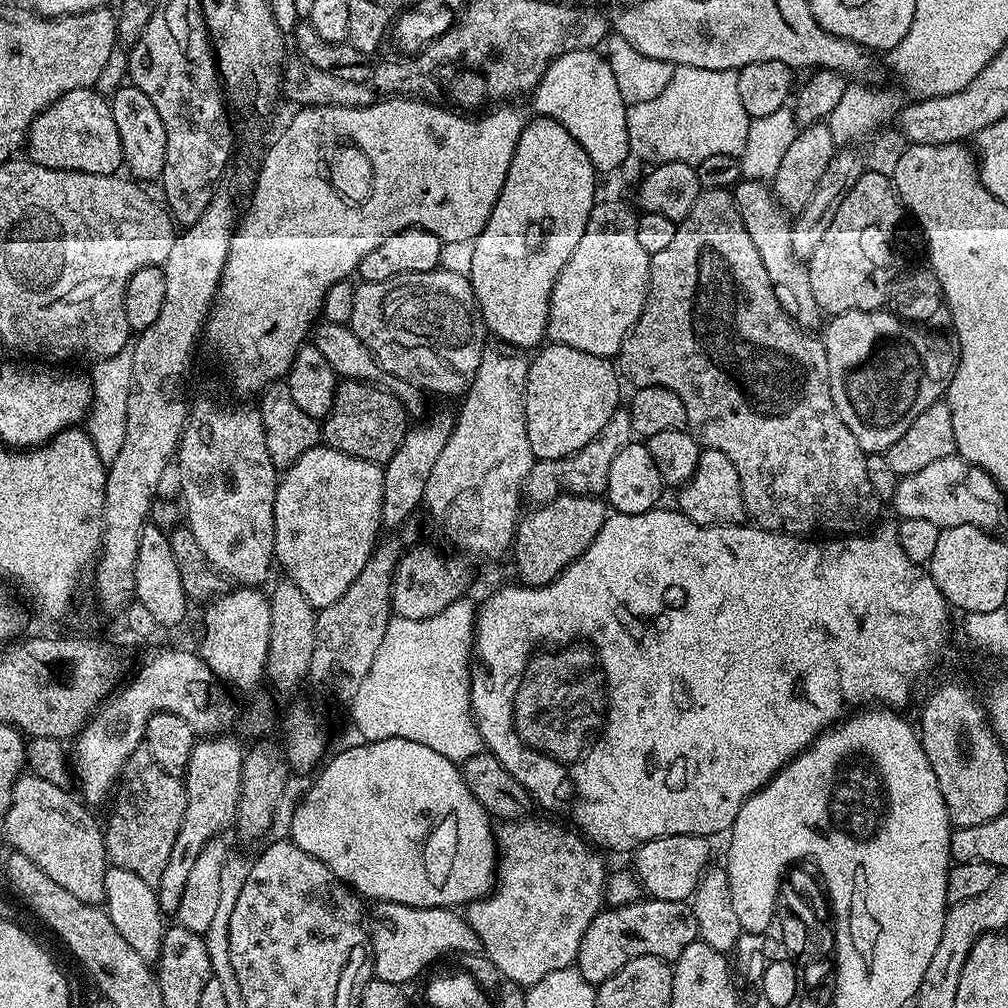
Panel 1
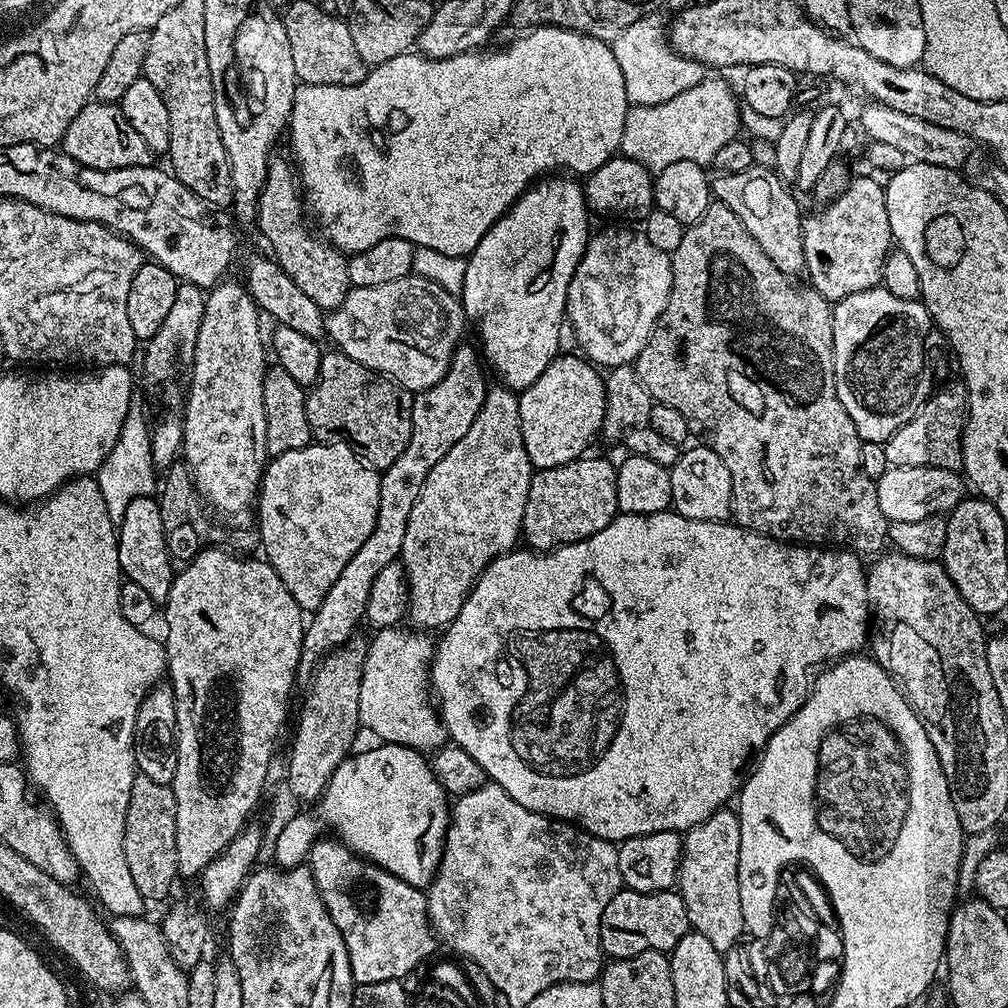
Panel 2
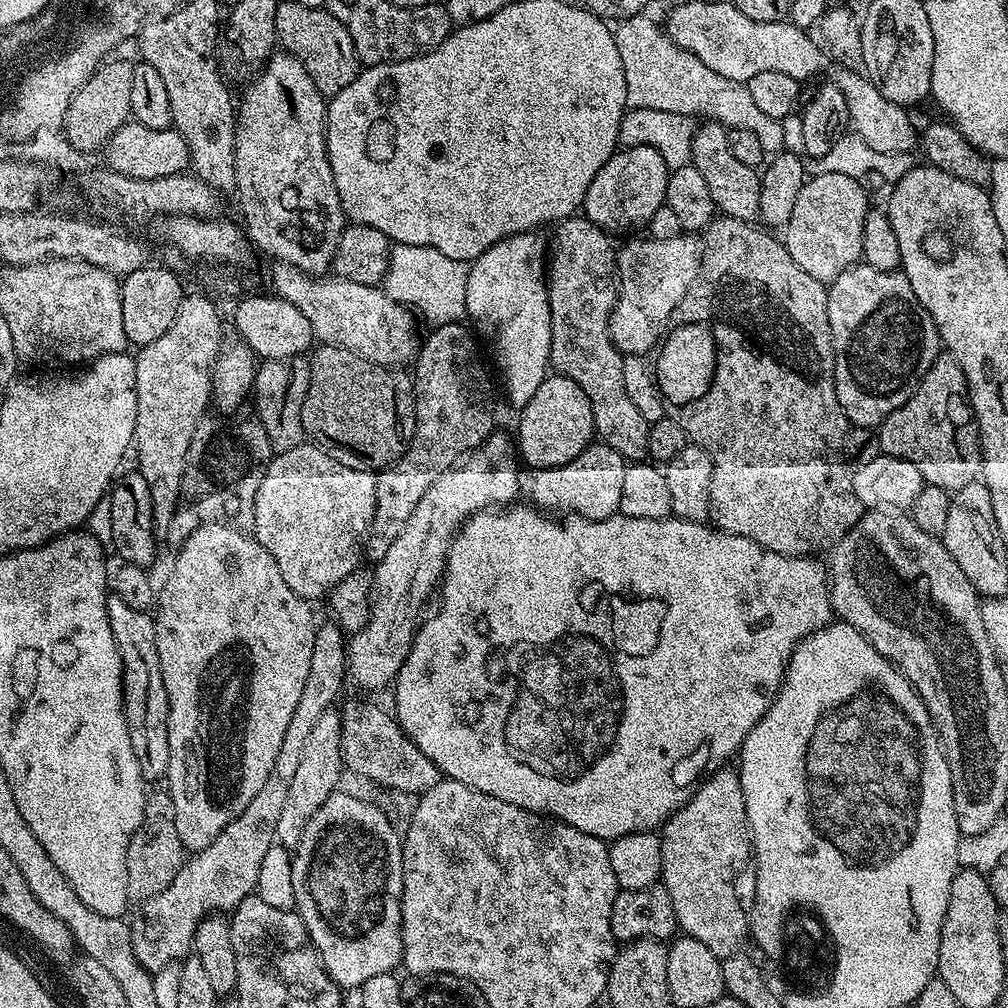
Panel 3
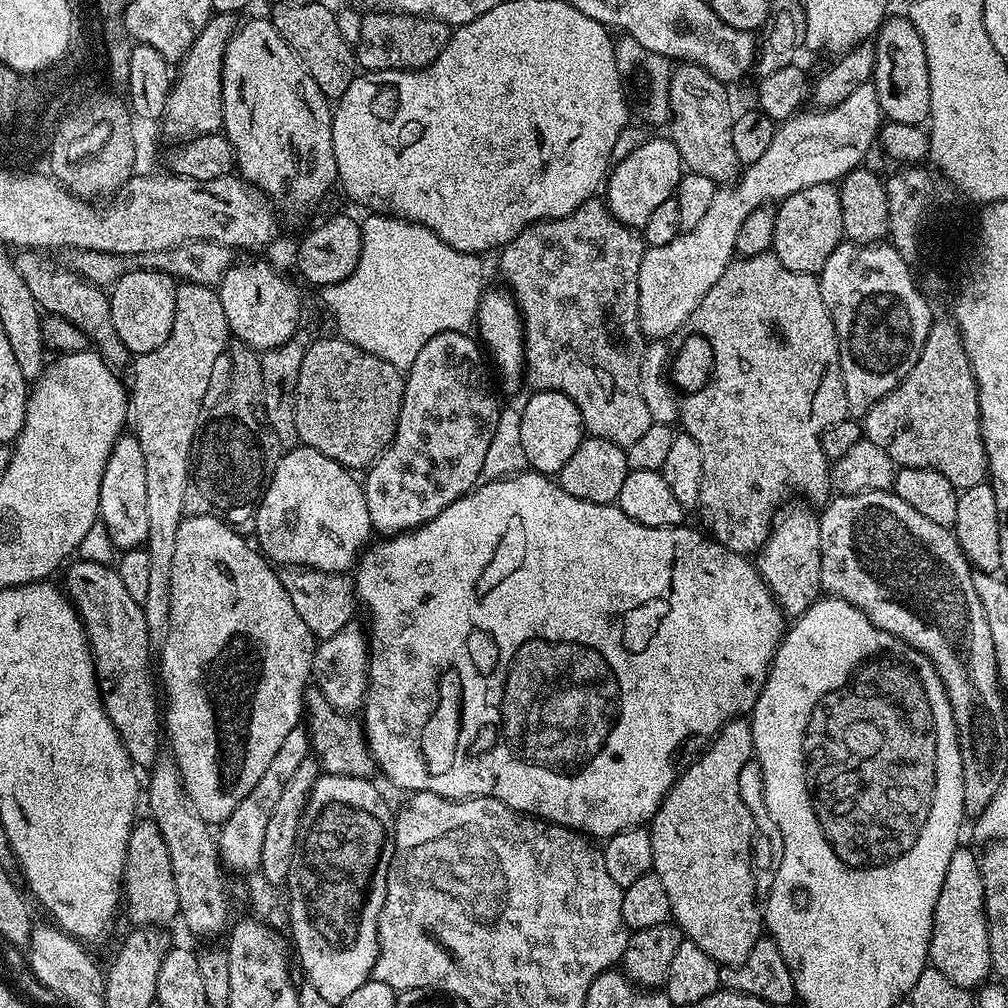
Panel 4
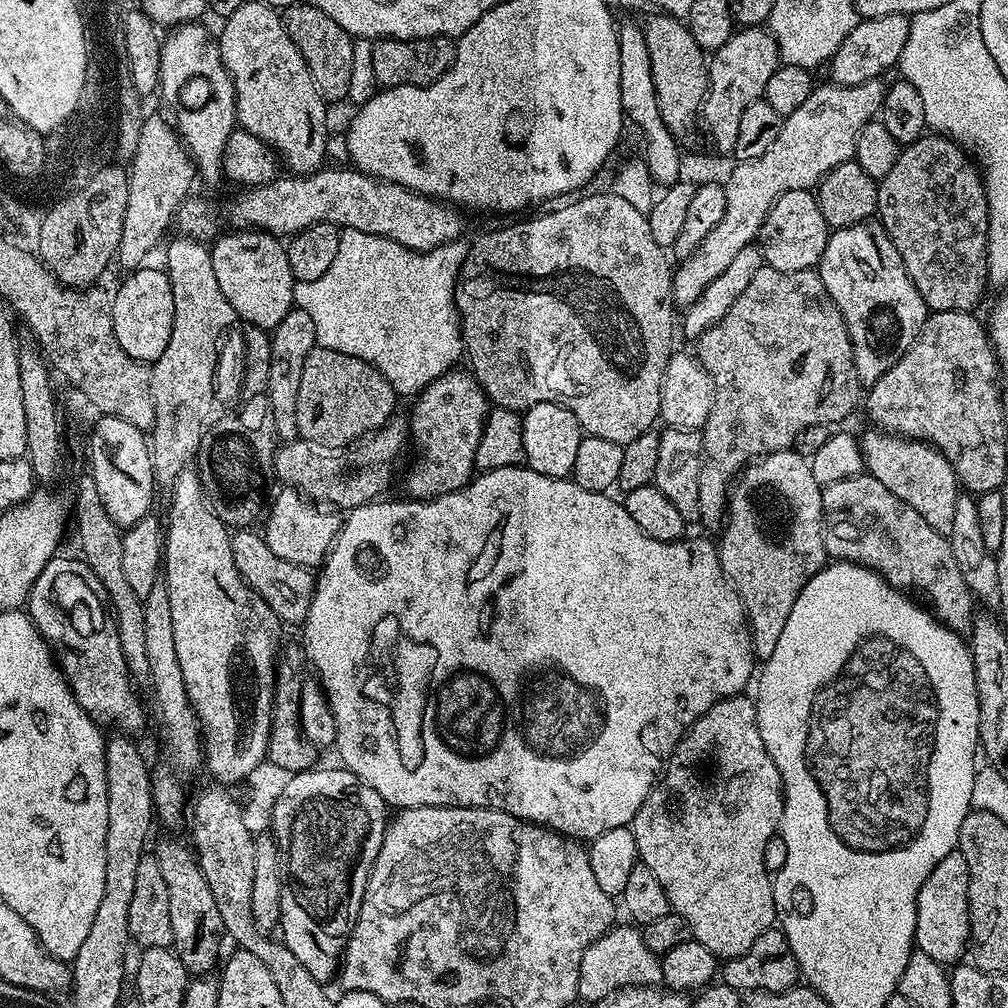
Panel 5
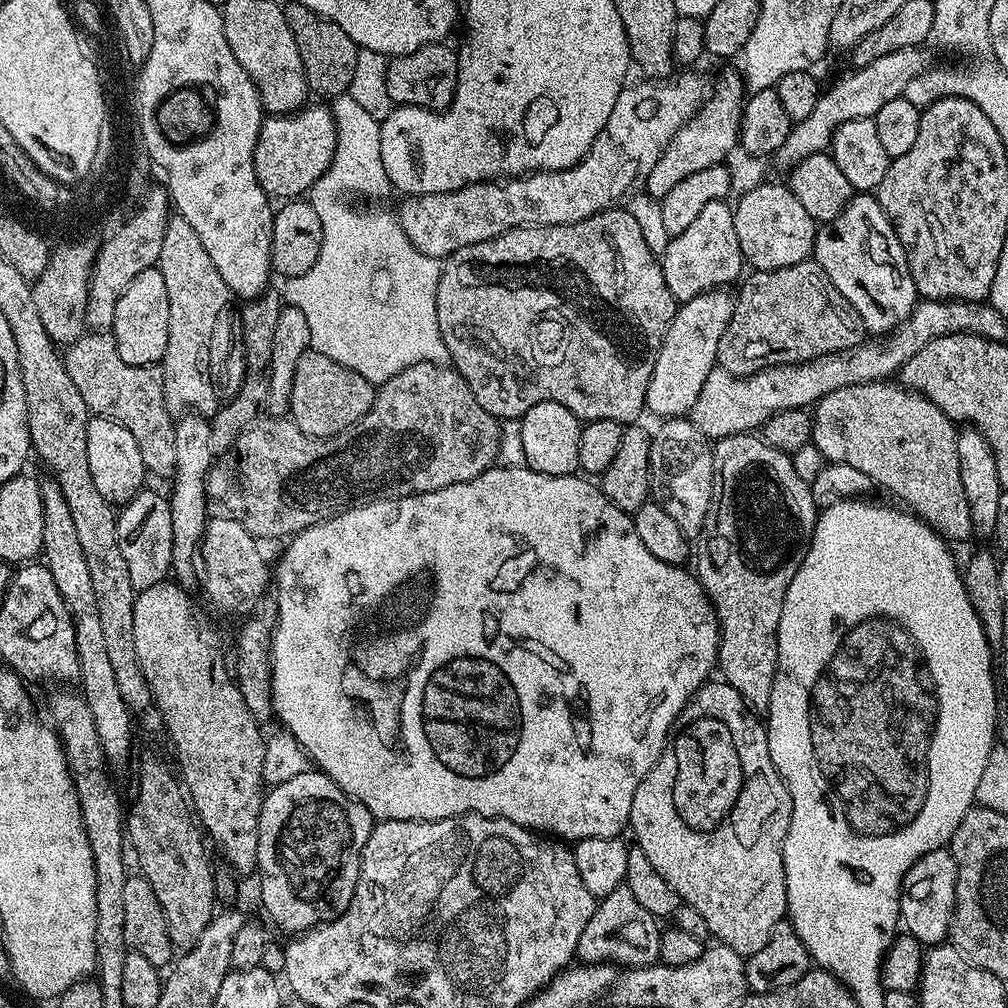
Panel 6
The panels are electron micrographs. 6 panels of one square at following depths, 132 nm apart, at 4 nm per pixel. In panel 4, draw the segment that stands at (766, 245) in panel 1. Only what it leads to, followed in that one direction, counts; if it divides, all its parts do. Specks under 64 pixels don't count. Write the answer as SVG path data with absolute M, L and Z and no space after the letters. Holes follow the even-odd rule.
M677 63L671 69L668 88L670 139L681 155L683 167L706 174L717 186L728 186L741 175L742 165L734 154L732 121L734 111L728 101L729 89L696 64Z

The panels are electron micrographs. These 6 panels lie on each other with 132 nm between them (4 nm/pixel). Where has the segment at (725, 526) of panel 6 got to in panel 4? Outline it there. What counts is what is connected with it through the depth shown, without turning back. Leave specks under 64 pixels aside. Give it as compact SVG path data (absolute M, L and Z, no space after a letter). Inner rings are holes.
M785 507L773 519L772 532L768 536L768 541L760 547L754 560L756 571L763 578L764 585L772 591L772 596L779 604L781 612L788 618L802 615L810 605L815 604L822 596L819 519L811 507L803 507Z

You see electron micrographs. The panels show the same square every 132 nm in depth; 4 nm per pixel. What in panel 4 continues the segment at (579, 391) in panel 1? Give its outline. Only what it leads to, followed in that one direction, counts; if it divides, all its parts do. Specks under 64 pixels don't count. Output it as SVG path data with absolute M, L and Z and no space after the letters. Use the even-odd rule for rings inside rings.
M533 391L532 397L519 409L521 416L522 450L526 454L528 468L542 472L545 476L555 477L570 462L574 450L578 450L581 440L585 439L586 429L578 406L561 392Z

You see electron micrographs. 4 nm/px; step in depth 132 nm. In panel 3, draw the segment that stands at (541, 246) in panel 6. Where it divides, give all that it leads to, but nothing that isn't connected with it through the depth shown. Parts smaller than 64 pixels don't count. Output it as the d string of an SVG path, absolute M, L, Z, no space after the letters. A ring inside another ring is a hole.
M580 214L559 221L554 231L556 237L551 237L550 255L546 260L551 367L586 390L594 414L595 435L618 450L625 461L643 461L648 456L650 426L646 418L638 414L638 406L630 402L630 394L626 394L626 382L622 382L624 356L616 349L608 329L608 319L618 295L617 245L612 245L613 237L608 232Z

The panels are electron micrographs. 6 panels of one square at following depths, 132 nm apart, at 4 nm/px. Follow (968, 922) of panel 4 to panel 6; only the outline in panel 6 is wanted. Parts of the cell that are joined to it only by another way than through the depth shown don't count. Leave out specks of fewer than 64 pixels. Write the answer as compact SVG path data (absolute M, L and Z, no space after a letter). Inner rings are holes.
M947 847L930 850L904 875L900 883L900 924L907 935L922 946L943 944L952 931L952 915L956 905L958 866Z

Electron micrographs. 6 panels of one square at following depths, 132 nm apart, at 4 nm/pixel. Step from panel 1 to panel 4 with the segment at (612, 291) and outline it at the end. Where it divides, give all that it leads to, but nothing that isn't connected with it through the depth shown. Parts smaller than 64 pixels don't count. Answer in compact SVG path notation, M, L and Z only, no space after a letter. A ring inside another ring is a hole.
M869 82L858 86L858 90L850 94L850 98L834 105L833 108L815 110L816 112L808 111L801 111L792 119L783 121L777 127L770 147L766 149L766 154L762 154L758 162L747 165L735 183L731 186L717 187L714 202L710 202L710 210L706 210L702 222L698 222L694 230L681 232L674 238L674 242L666 242L666 246L654 246L645 251L642 266L638 266L638 314L640 329L643 330L645 337L664 340L674 335L676 331L679 333L687 325L690 314L694 314L698 302L706 298L710 286L714 286L714 282L722 278L722 274L736 256L738 230L742 230L742 222L746 222L750 214L773 202L784 200L806 186L836 184L843 180L848 172L861 167L867 161L864 159L867 158L872 144L874 148L877 143L882 127L882 113L875 84Z

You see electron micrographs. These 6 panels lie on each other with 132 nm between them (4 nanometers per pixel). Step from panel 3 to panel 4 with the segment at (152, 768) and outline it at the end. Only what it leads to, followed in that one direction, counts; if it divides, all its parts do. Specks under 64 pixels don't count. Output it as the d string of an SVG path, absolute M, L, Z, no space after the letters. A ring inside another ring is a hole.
M77 559L75 563L67 565L68 573L64 576L62 588L68 599L75 604L76 611L80 613L80 621L84 623L84 633L88 635L88 645L92 648L92 660L96 663L96 678L100 682L100 697L104 699L104 709L110 722L114 722L133 765L140 770L151 769L162 756L162 700L161 697L160 700L156 697L158 680L154 675L154 637L146 626L144 606L130 598L130 593L127 592L126 585L122 583L115 567L81 559Z

